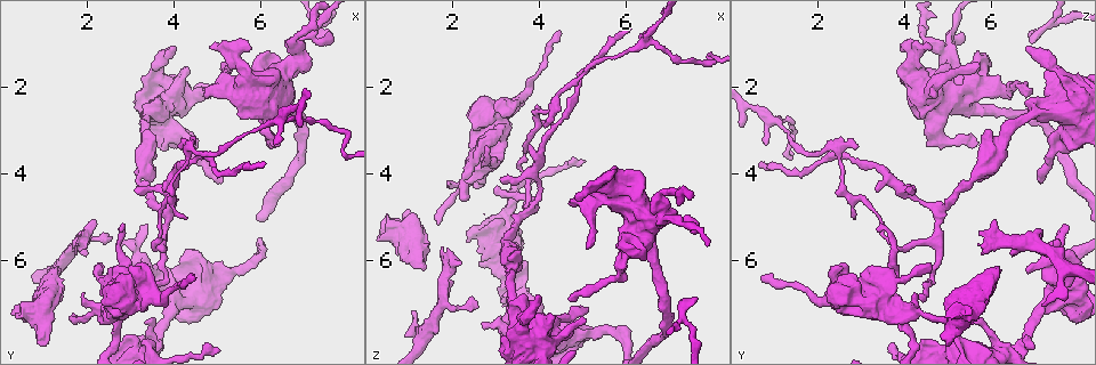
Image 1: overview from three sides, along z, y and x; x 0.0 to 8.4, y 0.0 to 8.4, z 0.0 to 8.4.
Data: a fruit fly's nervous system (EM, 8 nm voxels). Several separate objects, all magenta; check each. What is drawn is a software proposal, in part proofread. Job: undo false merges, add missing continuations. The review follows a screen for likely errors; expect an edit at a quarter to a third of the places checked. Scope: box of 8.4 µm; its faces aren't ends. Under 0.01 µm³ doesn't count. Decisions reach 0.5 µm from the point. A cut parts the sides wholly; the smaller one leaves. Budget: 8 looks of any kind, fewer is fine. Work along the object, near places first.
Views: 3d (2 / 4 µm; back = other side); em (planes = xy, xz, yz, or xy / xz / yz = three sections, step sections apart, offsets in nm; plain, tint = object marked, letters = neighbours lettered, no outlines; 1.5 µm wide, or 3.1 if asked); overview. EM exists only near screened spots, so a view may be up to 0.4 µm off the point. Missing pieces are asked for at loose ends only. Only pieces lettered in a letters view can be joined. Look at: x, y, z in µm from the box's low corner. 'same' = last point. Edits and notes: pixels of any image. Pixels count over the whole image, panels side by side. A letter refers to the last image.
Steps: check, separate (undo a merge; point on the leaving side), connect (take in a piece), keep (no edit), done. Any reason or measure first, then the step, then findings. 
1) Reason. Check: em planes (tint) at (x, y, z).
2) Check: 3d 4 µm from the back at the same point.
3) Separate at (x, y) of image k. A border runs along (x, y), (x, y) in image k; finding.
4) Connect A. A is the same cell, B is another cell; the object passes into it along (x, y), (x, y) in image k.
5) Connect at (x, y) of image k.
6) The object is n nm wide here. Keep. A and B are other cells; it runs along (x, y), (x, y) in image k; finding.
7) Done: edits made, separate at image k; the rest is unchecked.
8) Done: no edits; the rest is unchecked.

Calibre changes. Check: 3d 4 µm at (2.65, 7.85, 4.20).

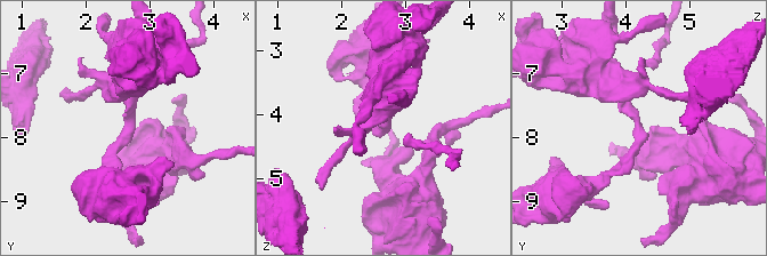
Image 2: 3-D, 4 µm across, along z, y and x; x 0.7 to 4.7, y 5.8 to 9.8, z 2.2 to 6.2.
Need the tissue. Check: em planes (tint) at (2.65, 7.80, 4.20).

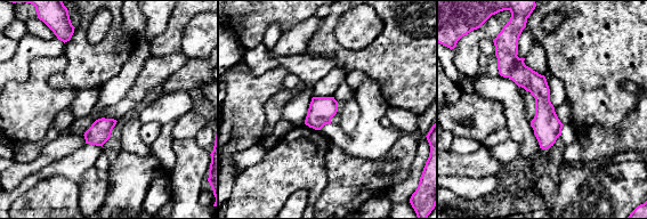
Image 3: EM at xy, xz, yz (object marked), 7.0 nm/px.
Check: em planes (letters) at the same point.

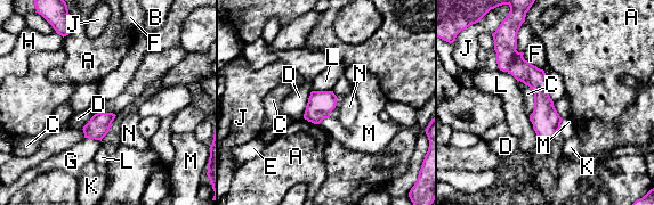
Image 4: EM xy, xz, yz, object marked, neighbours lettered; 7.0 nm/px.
The object is 90 nm wide here. Keep. A, B, C, D, E, F, G, H, J, K, L, M and N are other cells; a border runs along (525, 84), (533, 92), (529, 115) in image 4; continuous, no second neuron.

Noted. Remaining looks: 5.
Thin end. Check: 3d 4 µm at (2.40, 5.50, 6.85).

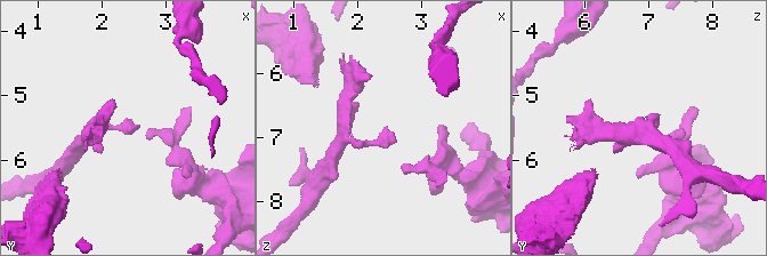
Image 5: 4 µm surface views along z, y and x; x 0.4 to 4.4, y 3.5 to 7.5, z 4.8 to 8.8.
Shape alone is not enough. Check: em planes (letters) at (2.45, 5.50, 6.85).

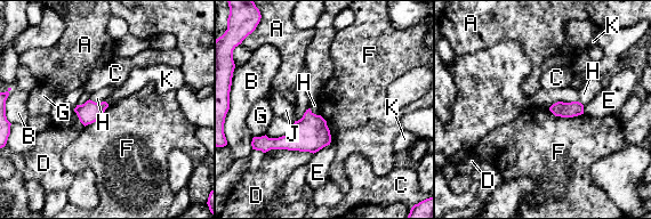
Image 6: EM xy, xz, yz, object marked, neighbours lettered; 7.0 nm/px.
The longest contact is with D, 340 nm. Keep. A, B, C, D, E, F, G, H, J and K are other cells; a border runs along (584, 105), (555, 102), (548, 107) in image 6; no lettered piece goes on from it.

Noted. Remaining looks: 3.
An open end. Check: 3d 2 µm at (5.05, 1.50, 5.75).

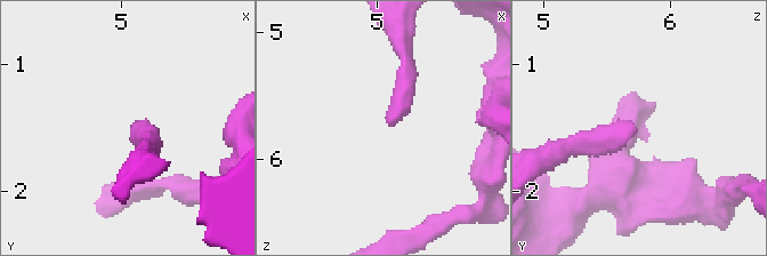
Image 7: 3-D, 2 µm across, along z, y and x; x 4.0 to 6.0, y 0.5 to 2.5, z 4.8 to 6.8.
Need the tissue. Check: em planes (letters) at (5.12, 1.52, 5.72).

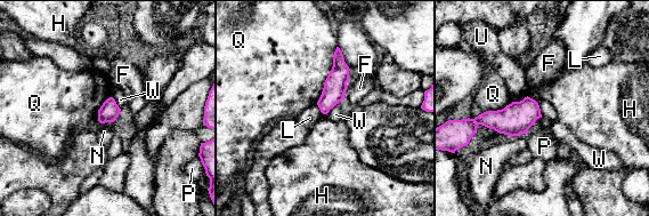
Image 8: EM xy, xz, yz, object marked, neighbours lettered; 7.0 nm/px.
The object is 140 nm wide here; the longest contact is with Q, 440 nm. Keep. F, H, L, N, P, Q, U and W are other cells; no lettered piece goes on from it.

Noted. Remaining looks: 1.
Done: no edits; the rest is unchecked.

